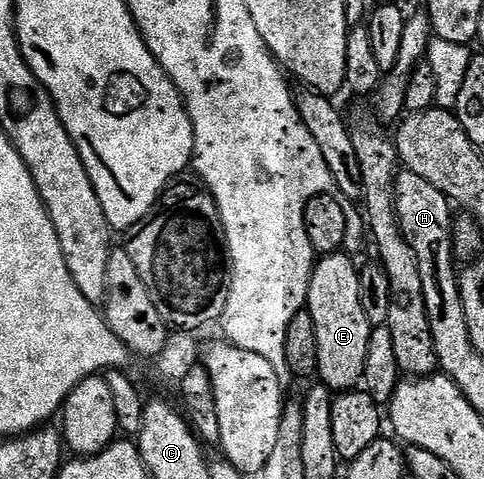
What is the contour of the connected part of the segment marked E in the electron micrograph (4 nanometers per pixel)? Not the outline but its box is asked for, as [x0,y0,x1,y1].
[306,251,374,394]

